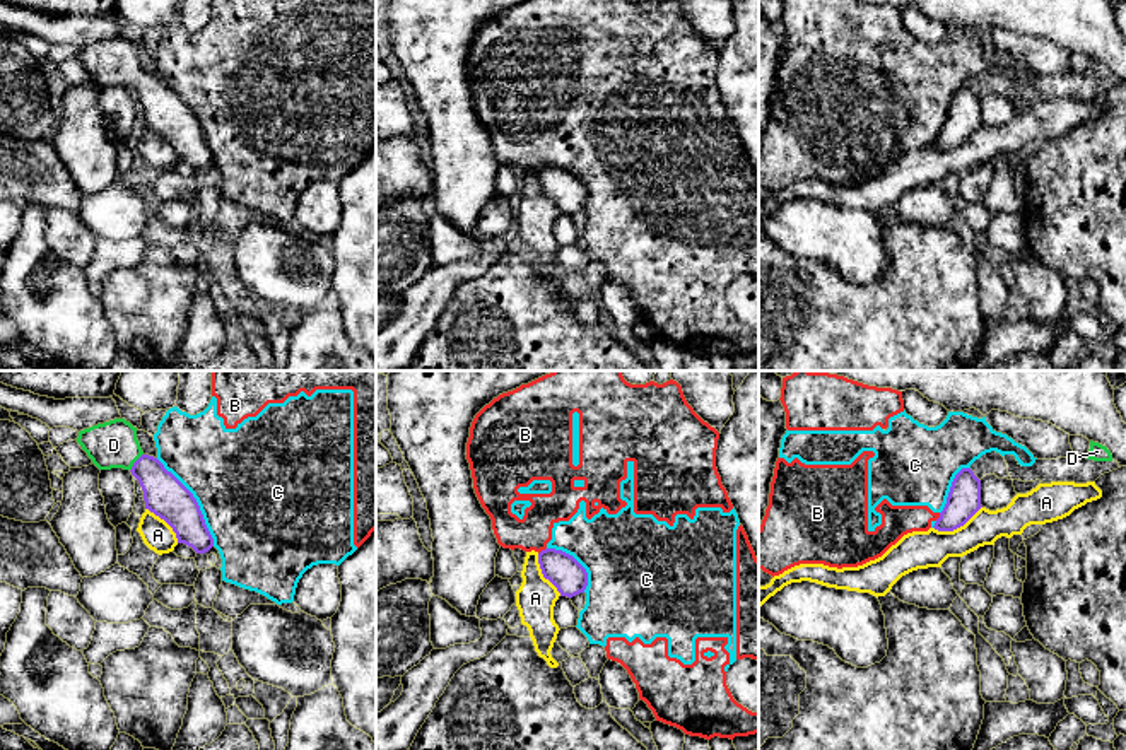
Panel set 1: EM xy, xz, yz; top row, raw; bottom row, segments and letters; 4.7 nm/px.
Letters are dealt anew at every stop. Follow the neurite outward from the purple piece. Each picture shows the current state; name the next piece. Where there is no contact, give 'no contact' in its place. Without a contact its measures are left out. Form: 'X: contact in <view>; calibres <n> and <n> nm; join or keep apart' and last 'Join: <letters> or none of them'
A: contact in yz; calibres 160 and 180 nm; keep apart
B: contact in xz; calibres 160 and 170 nm; keep apart
C: contact in xy; calibres 200 and 500 nm; keep apart
D: contact in xy; calibres 200 and 220 nm; join
Join: D

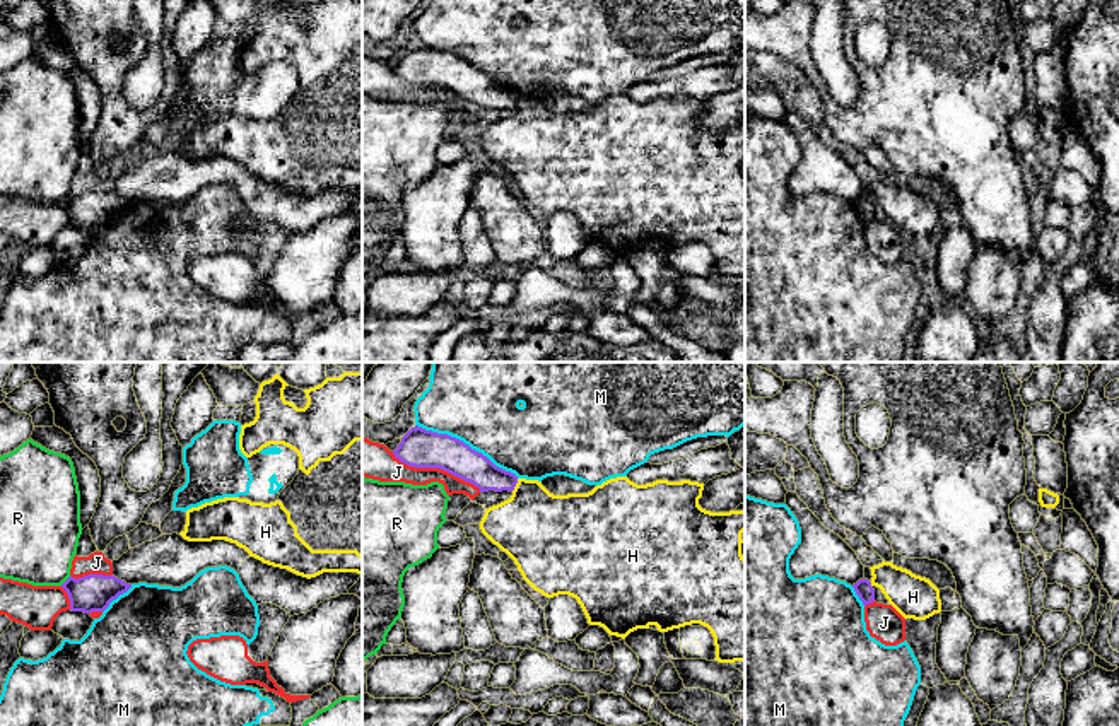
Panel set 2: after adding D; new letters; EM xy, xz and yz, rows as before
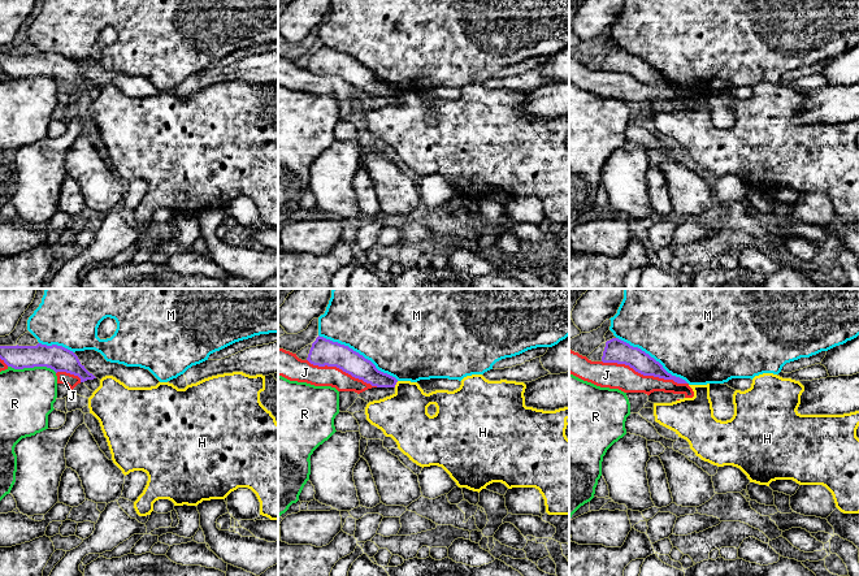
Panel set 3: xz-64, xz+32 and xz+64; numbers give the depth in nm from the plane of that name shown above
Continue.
H: contact in xz; calibres 150 and 380 nm; keep apart
J: contact in xz; calibres 180 and 140 nm; keep apart
M: contact in xz; calibres 180 and 440 nm; keep apart
R: contact in xy; calibres 180 and 360 nm; keep apart
Join: none of them

